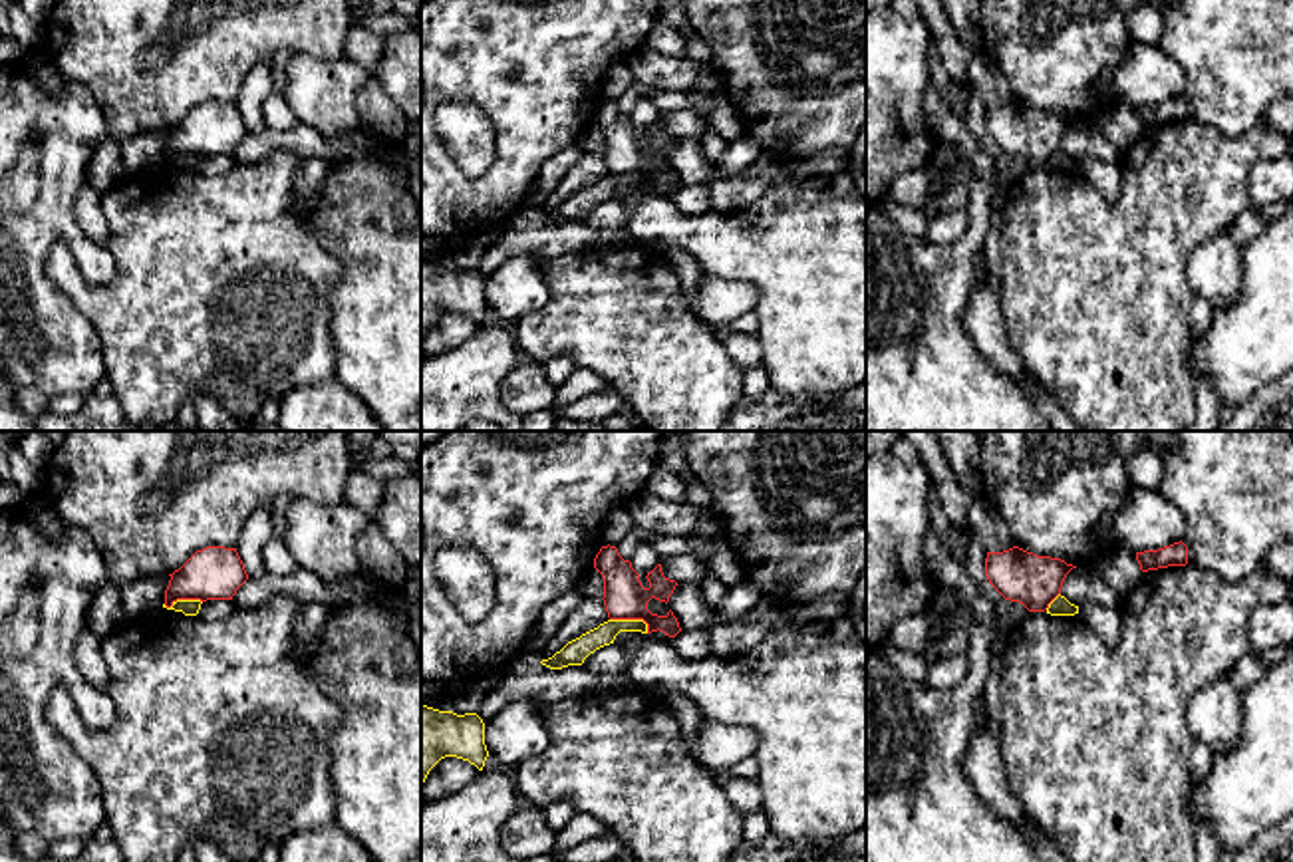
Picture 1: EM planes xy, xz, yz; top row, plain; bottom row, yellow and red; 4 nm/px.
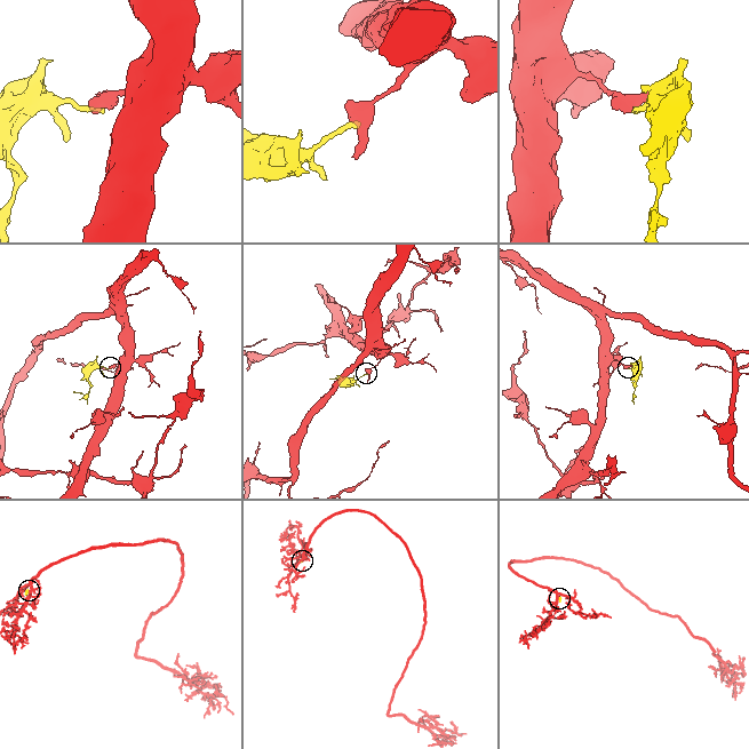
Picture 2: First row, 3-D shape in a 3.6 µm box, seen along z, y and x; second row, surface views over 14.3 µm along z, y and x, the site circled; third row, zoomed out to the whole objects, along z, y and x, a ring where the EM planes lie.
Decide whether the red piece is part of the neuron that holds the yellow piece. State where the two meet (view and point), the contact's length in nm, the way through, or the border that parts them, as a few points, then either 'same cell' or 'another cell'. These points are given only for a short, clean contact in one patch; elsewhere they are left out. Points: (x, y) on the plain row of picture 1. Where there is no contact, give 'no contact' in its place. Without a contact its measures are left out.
meets yellow in xz at (632, 175); contact 170 nm long; border along xz (610, 173), (640, 173), (648, 187); another cell

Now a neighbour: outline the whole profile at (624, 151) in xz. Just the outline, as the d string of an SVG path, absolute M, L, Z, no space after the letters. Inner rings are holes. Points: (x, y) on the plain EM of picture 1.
M602 101L594 113L594 123L604 133L602 155L610 175L644 175L647 189L659 185L669 193L681 187L671 165L665 171L647 165L651 153L667 159L677 141L675 135L663 131L661 119L647 127L647 143L642 141L640 129L632 123L630 115L620 111L616 101Z

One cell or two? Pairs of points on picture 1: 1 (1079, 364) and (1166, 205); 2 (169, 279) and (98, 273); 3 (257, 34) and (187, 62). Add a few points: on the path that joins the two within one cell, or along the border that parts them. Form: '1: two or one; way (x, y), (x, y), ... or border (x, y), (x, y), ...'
1: one; way (1099, 324), (1099, 288), (1139, 245)
2: two; border (72, 257), (90, 283), (116, 277)
3: one; way (239, 34), (215, 34), (205, 44)

